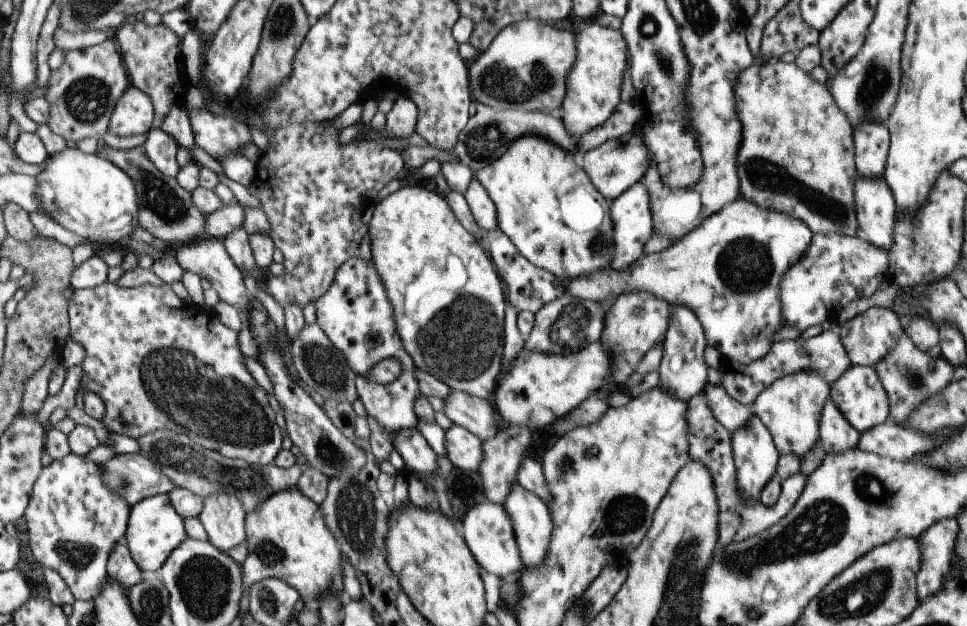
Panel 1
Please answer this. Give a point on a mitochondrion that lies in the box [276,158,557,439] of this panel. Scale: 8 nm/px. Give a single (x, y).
(460, 344)

